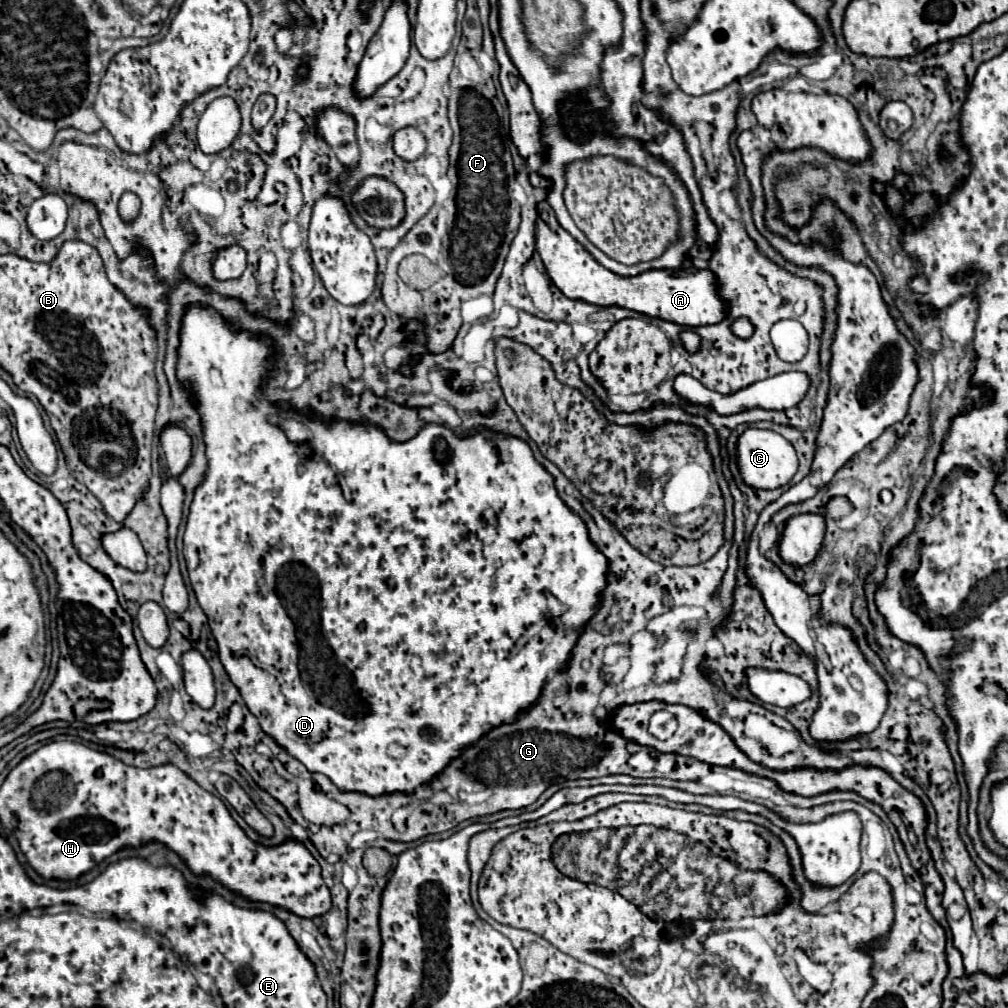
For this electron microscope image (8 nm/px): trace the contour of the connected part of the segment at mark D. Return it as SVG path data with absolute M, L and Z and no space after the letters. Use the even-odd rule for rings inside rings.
M187 307L181 337L189 361L179 361L177 375L189 383L189 391L197 401L209 459L205 481L197 487L191 503L183 555L193 591L209 617L211 633L219 645L219 659L229 679L239 689L247 709L259 719L261 729L309 771L327 775L341 791L359 791L375 797L393 791L413 791L429 783L451 759L473 745L483 731L511 723L523 707L531 707L531 703L539 699L547 671L563 671L563 667L567 667L567 659L571 657L569 649L579 637L577 629L591 617L591 611L595 611L599 593L607 583L607 557L589 541L585 523L559 499L553 477L535 461L525 441L491 431L457 439L453 431L443 425L427 425L415 439L391 443L391 439L383 435L381 429L375 431L375 427L351 427L351 423L323 423L317 419L317 441L323 443L323 457L321 461L313 461L315 441L313 445L289 443L283 431L269 423L269 403L259 393L259 383L267 373L267 355L273 353L271 339L257 339L247 331L233 331L223 319L199 307ZM485 509L491 509L491 519L485 519ZM549 593L567 605L565 617L561 619L565 627L569 627L565 633L561 627L555 627L549 617L551 613L545 601ZM541 619L547 621L545 627L521 647L519 639ZM391 743L405 745L407 753L399 759L391 759L387 755Z

